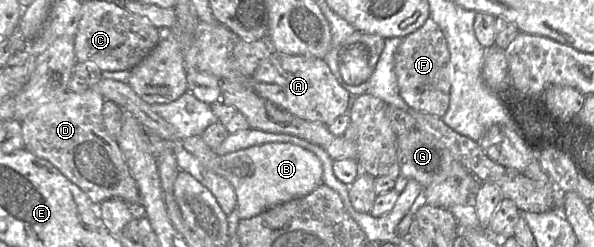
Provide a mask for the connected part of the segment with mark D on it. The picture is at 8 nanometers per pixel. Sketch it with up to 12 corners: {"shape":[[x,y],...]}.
{"shape":[[102,78],[20,122],[22,147],[51,162],[94,204],[141,204],[137,182],[103,122]]}

